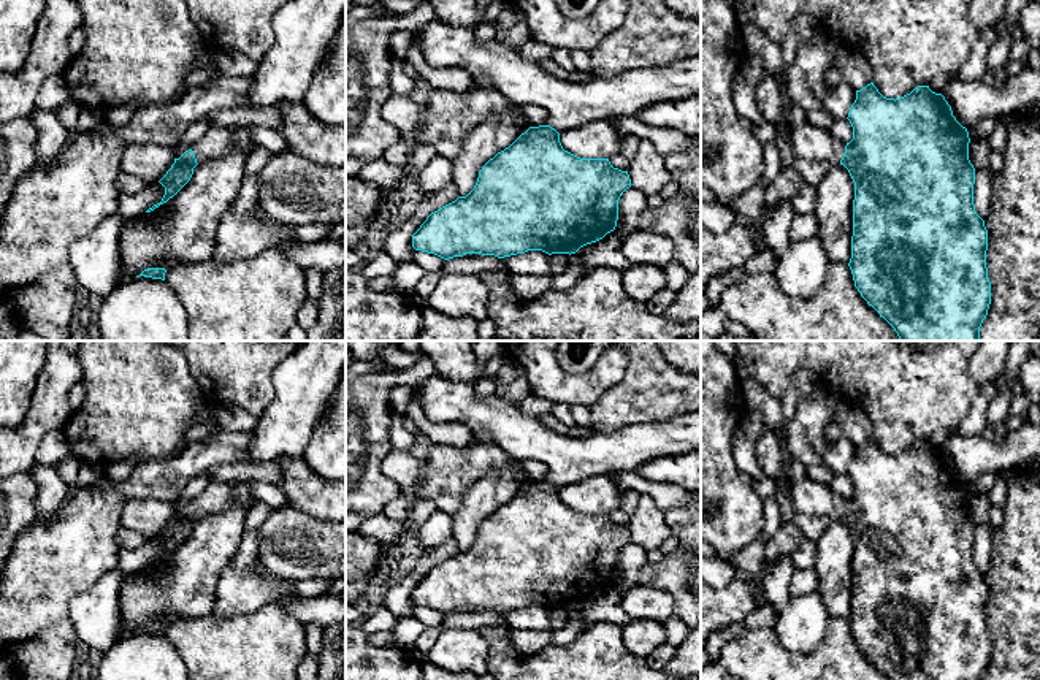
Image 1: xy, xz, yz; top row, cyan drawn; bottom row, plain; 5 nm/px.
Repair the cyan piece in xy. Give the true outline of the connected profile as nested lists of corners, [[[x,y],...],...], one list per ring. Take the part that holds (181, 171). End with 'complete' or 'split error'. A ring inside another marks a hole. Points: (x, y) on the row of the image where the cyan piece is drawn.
[[[211,127],[206,135],[197,141],[189,151],[185,151],[179,159],[174,159],[174,163],[171,165],[171,168],[166,171],[166,174],[159,181],[163,187],[165,187],[165,195],[162,198],[160,203],[154,204],[152,208],[149,208],[146,212],[154,211],[155,208],[159,208],[160,204],[166,203],[170,198],[173,198],[192,178],[193,174],[193,168],[197,165],[201,165],[208,160],[217,159],[227,152],[230,152],[235,147],[235,128],[224,128],[224,127]]]; split error

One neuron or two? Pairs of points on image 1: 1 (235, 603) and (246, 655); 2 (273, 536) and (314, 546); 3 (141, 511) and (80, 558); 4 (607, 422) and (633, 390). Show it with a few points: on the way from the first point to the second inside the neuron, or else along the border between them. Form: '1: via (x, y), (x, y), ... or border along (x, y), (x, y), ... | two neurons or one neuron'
1: border along (275, 606), (263, 604), (230, 617), (213, 615) | two neurons
2: via (282, 538), (294, 546), (305, 546) | one neuron
3: border along (148, 498), (130, 498), (122, 506), (121, 527) | two neurons
4: via (612, 414), (628, 398) | one neuron

